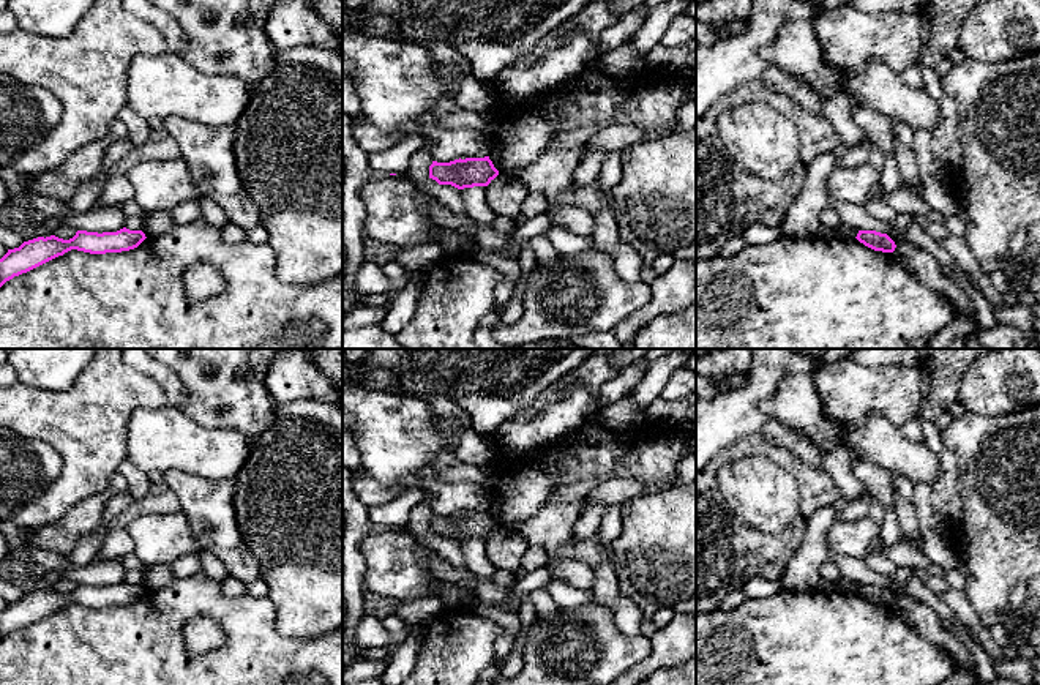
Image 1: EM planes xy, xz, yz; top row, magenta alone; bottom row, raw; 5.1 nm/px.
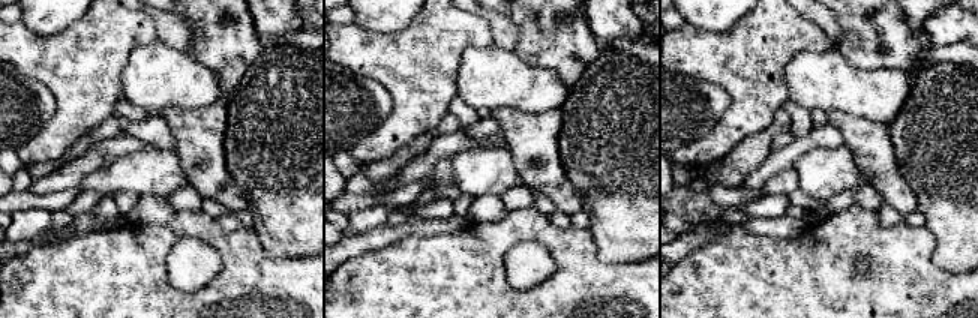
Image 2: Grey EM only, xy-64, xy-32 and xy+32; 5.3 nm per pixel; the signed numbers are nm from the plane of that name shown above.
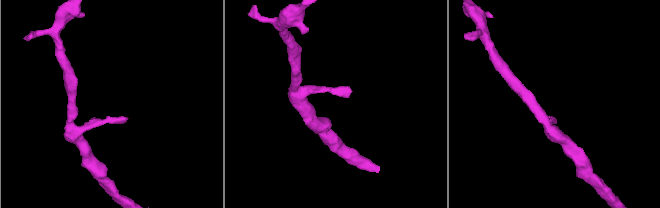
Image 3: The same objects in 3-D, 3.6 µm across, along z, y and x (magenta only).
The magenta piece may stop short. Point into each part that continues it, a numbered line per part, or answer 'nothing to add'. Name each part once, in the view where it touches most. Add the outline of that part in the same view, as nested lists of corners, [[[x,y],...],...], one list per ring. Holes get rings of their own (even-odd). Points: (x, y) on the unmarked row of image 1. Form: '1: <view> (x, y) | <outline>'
nothing to add

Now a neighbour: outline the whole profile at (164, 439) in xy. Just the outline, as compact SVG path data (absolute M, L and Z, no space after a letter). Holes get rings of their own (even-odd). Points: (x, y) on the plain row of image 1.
M137 409L126 429L126 458L144 472L178 470L208 480L235 478L251 442L234 429L207 429L181 409Z

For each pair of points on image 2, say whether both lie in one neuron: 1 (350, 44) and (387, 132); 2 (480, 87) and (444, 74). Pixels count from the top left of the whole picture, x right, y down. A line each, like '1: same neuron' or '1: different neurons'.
1: same neuron
2: different neurons

